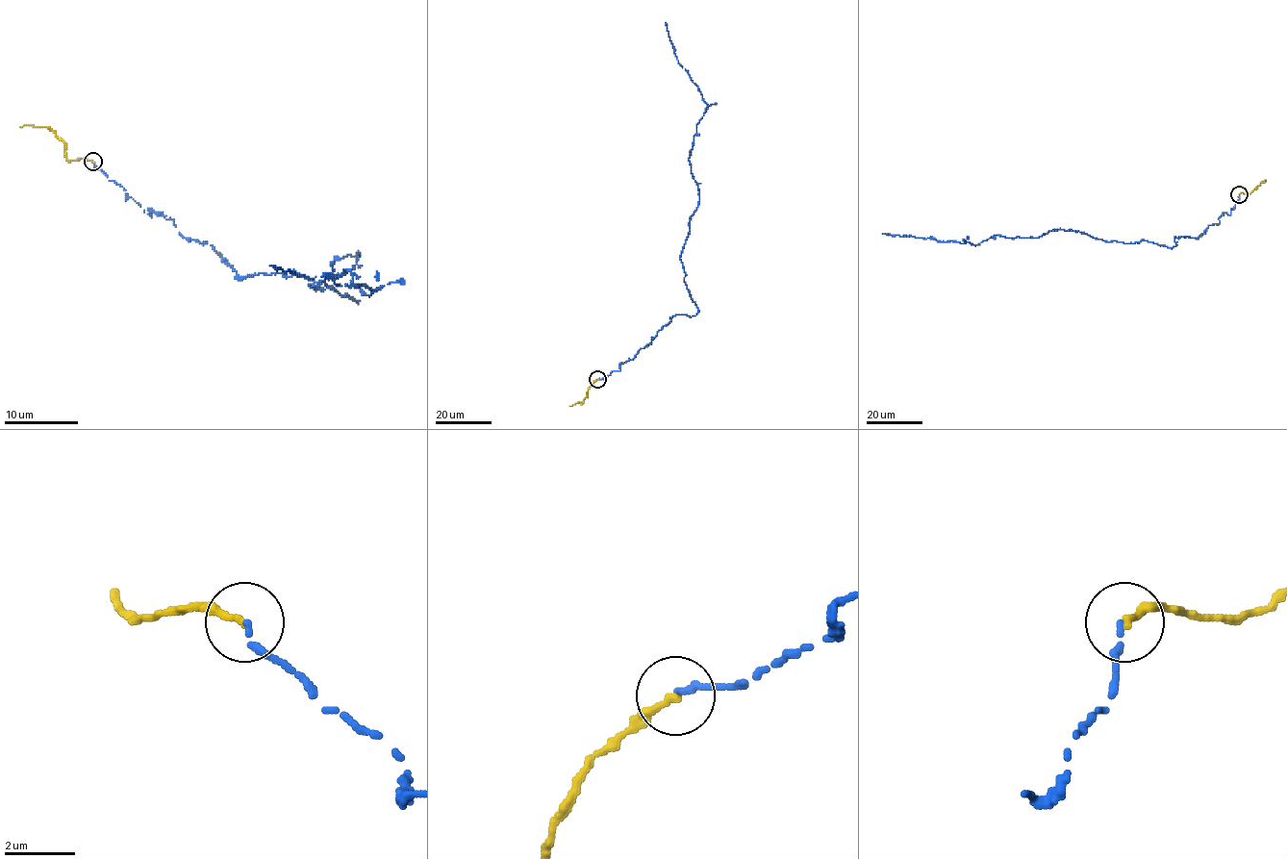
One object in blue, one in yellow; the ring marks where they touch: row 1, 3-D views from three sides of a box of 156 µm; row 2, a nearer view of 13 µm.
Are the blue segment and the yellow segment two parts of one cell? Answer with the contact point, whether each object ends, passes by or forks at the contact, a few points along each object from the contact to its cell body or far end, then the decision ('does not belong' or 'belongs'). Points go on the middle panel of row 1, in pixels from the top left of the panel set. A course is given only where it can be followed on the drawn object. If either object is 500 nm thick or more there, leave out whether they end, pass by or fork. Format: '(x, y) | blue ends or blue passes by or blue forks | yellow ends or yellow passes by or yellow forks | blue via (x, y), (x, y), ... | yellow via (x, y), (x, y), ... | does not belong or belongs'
(597, 379) | blue ends | yellow ends | blue via (597, 379), (619, 371), (674, 315), (698, 312), (680, 256), (698, 203), (688, 158), (707, 104), (665, 22) | yellow via (597, 379), (582, 402), (569, 406) | belongs

